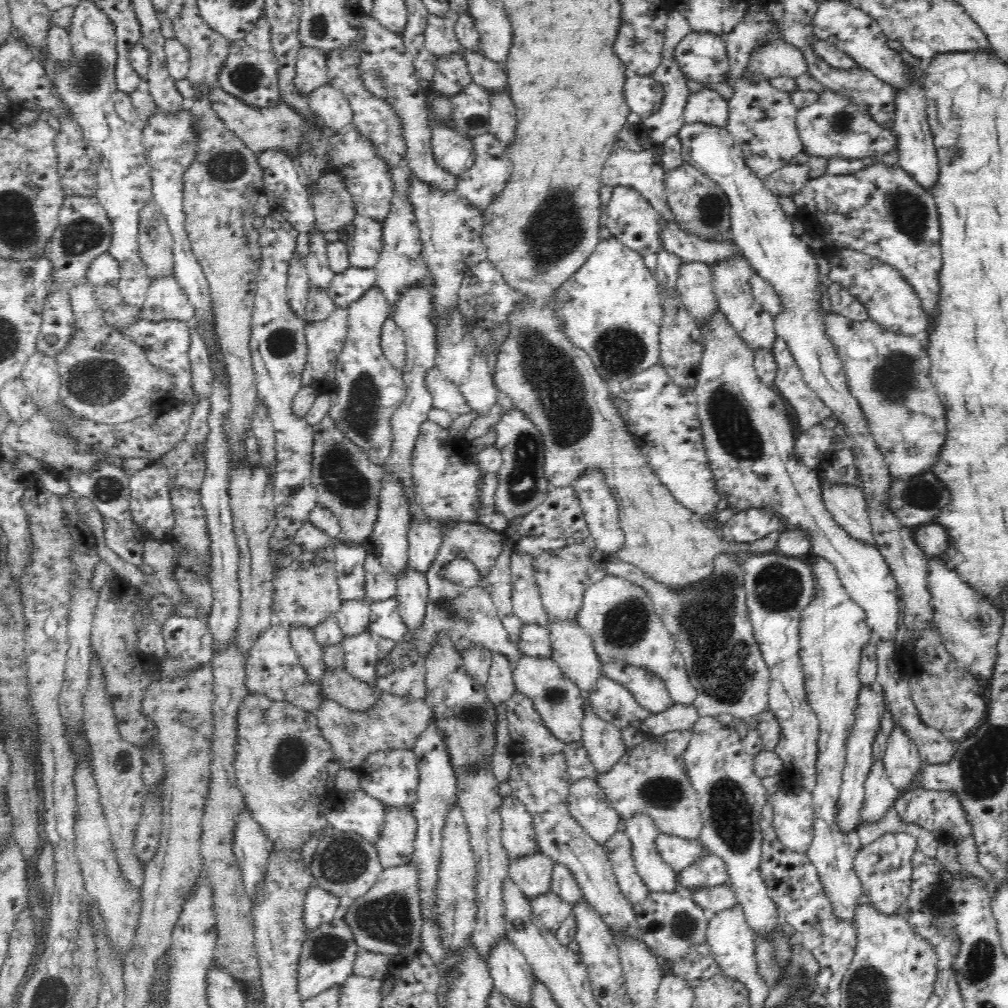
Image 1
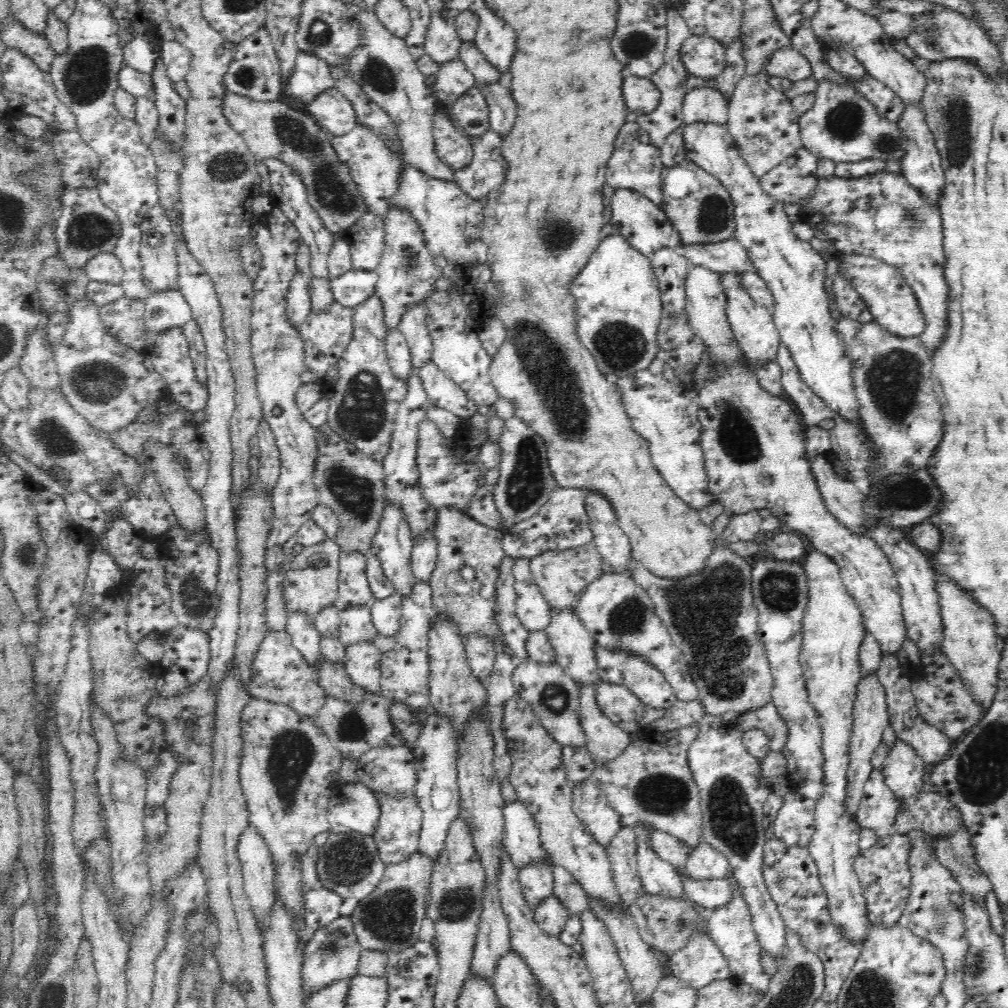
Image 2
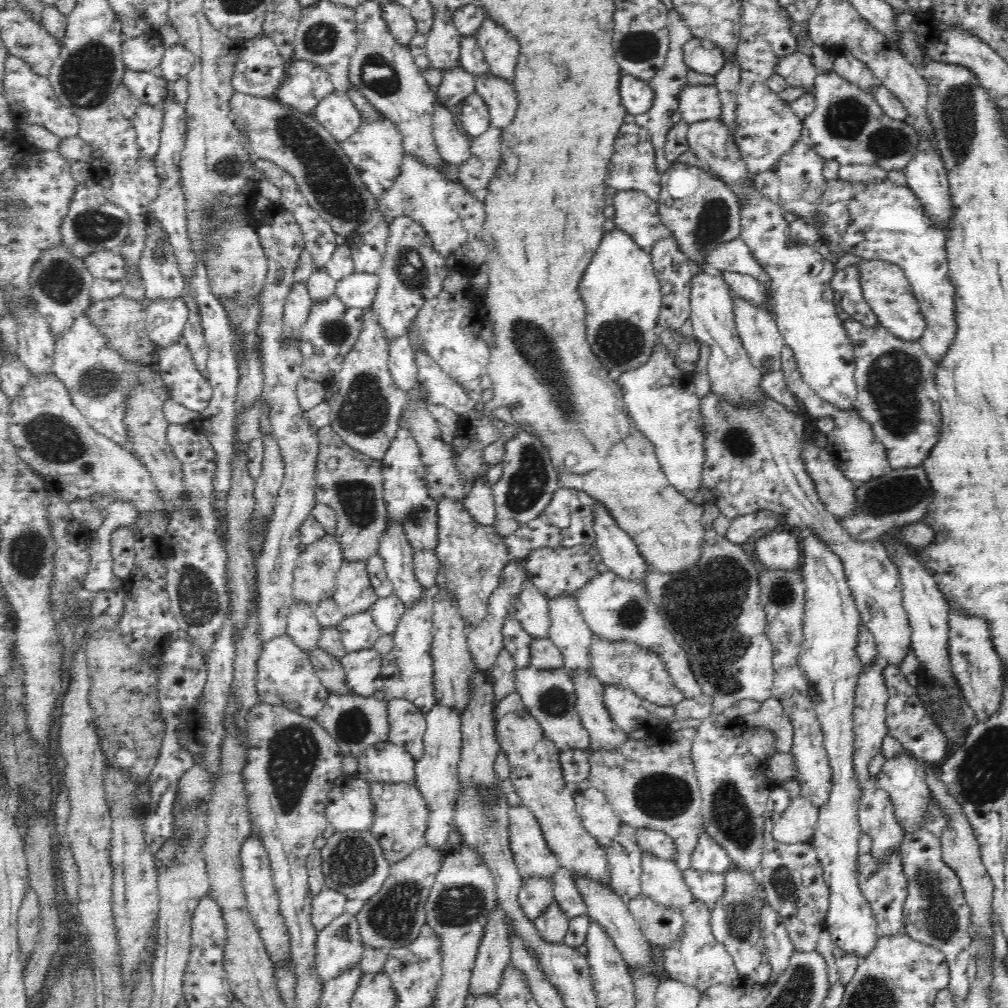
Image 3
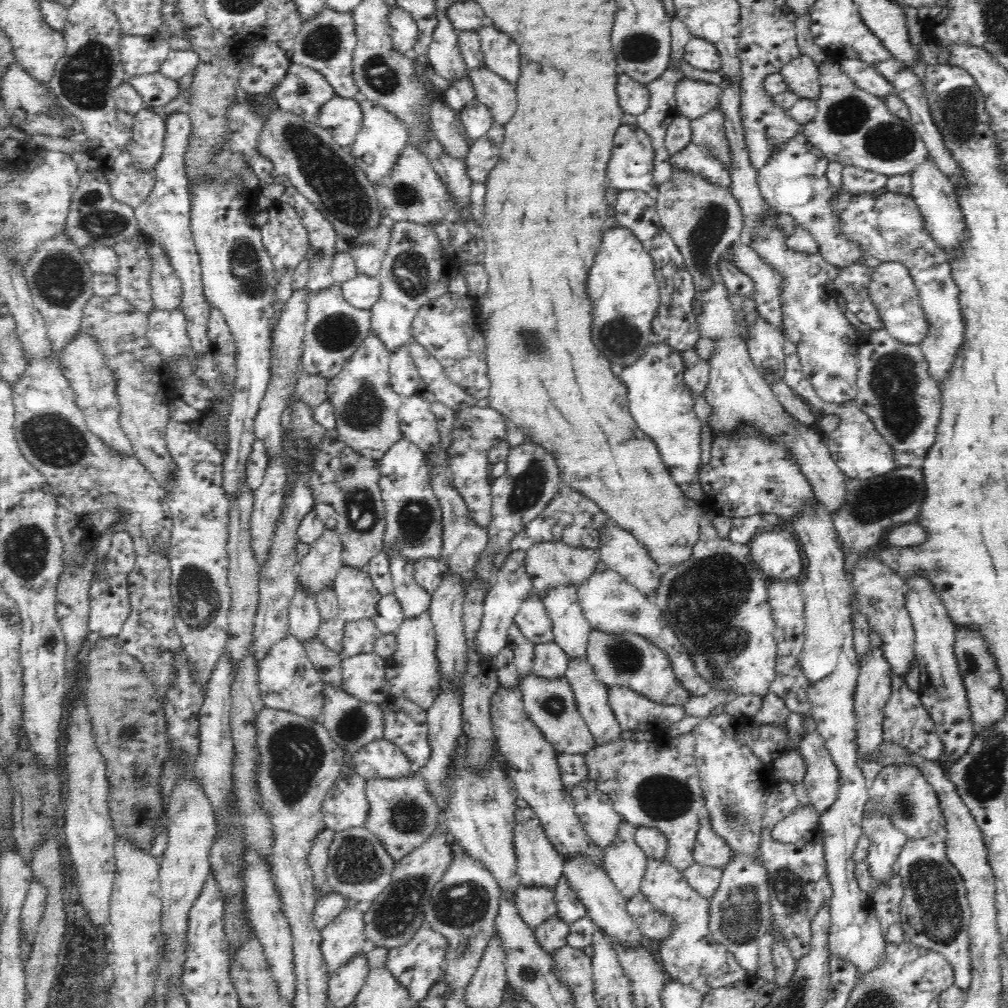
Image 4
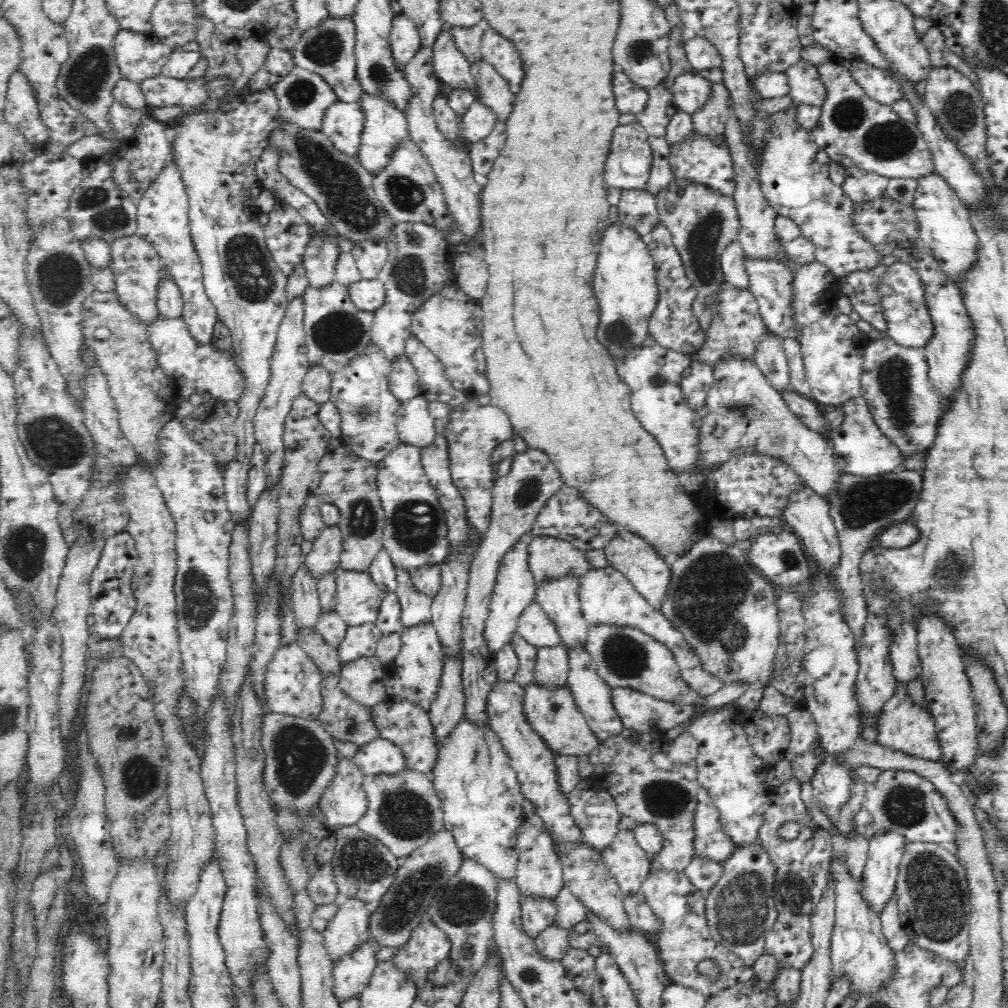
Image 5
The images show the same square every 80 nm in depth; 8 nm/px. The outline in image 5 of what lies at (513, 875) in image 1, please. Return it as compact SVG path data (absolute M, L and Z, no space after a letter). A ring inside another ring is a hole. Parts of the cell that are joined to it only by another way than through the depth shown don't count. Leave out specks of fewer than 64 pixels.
M536 895L521 896L521 919L524 931L530 938L536 938L542 930L554 923L556 915L555 899Z

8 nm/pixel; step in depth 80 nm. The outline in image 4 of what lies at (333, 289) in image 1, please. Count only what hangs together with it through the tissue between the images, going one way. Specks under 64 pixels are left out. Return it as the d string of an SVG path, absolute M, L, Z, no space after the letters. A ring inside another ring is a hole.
M356 275L346 282L339 283L343 292L343 297L348 304L369 310L379 299L381 293L381 284L378 276Z

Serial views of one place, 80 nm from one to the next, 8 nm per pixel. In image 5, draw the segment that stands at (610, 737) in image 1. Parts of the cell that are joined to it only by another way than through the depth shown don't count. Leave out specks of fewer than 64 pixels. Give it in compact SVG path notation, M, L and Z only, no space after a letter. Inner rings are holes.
M584 647L568 648L568 655L570 671L567 677L567 685L572 691L572 696L575 698L578 710L583 714L592 733L598 738L599 742L620 735L624 724L612 702L613 688L609 684L606 684L606 681L602 677L598 676L597 667Z

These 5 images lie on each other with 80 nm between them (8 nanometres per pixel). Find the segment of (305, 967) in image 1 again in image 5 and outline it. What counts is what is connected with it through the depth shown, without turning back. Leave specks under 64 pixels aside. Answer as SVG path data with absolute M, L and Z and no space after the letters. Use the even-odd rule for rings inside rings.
M357 898L341 899L338 912L324 932L324 944L334 964L368 940L369 916L366 902Z

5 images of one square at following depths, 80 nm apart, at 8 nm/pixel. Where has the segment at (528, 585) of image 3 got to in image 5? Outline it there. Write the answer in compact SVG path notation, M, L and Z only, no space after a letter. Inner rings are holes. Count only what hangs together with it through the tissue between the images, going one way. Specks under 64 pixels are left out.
M535 601L518 618L516 631L523 640L536 648L562 645L554 622Z

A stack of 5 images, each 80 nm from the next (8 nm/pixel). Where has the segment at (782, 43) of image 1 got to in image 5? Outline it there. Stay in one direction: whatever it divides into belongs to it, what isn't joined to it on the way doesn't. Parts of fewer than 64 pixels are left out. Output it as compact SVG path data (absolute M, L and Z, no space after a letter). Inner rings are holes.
M801 58L785 70L790 87L789 95L796 105L808 104L822 108L826 98L826 87L821 81L816 67Z

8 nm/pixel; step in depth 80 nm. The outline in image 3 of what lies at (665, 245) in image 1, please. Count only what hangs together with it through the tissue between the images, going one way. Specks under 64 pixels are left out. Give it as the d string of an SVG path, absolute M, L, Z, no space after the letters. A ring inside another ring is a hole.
M740 239L720 244L714 252L704 258L703 266L716 268L720 272L739 272L750 277L754 277L764 285L764 289L769 287L769 276L761 264L756 262L750 248Z

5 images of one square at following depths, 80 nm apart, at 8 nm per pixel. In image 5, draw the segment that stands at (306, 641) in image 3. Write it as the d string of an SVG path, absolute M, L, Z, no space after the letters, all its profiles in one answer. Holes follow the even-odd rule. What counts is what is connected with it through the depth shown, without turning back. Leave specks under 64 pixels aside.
M302 564L292 581L292 609L296 617L298 632L312 631L321 620L321 605L317 590L317 579Z

